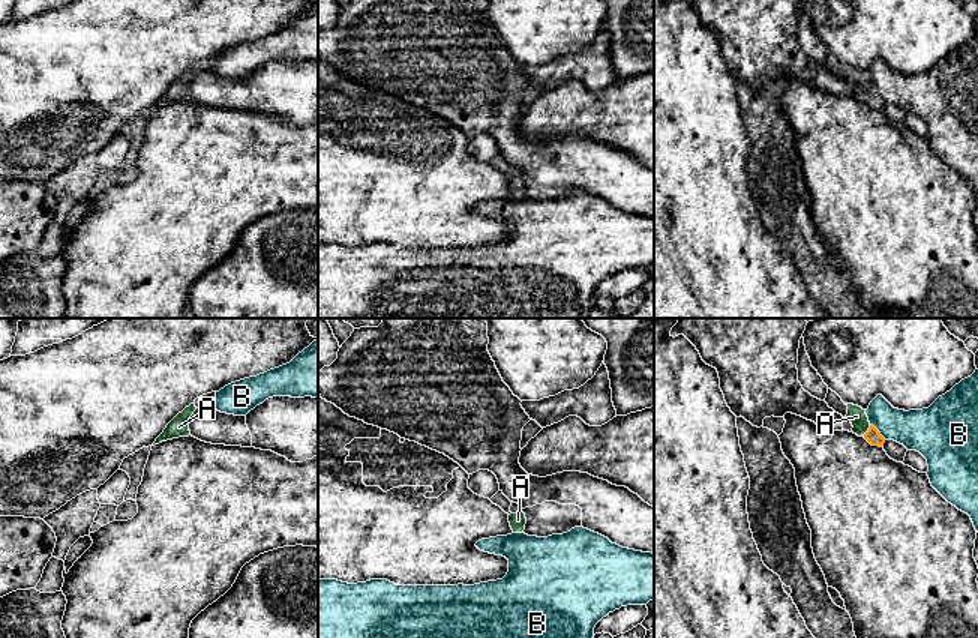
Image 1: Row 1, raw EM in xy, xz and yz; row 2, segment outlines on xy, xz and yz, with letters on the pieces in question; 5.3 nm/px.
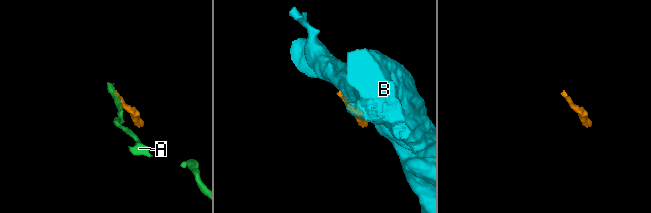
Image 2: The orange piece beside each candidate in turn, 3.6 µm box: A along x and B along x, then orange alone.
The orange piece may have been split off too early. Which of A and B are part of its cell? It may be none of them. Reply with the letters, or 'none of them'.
A

